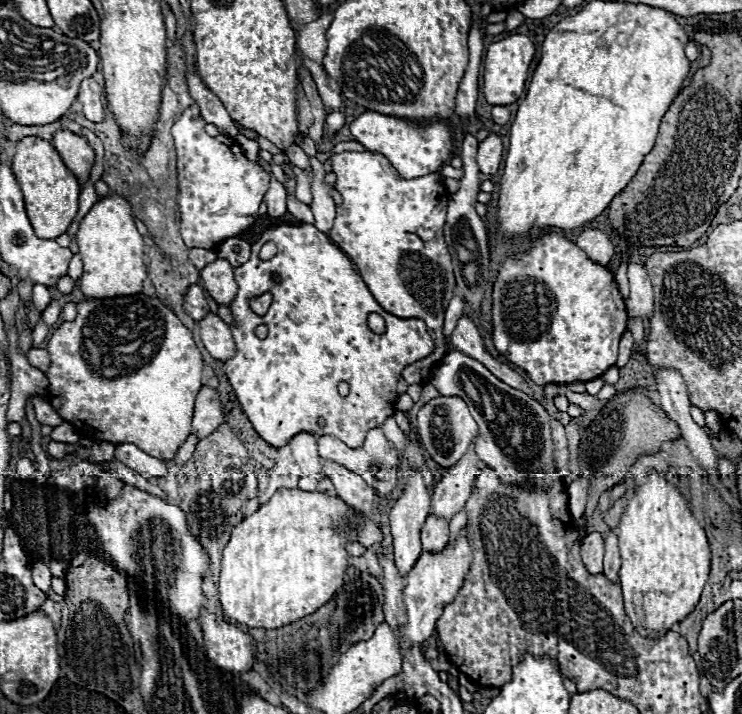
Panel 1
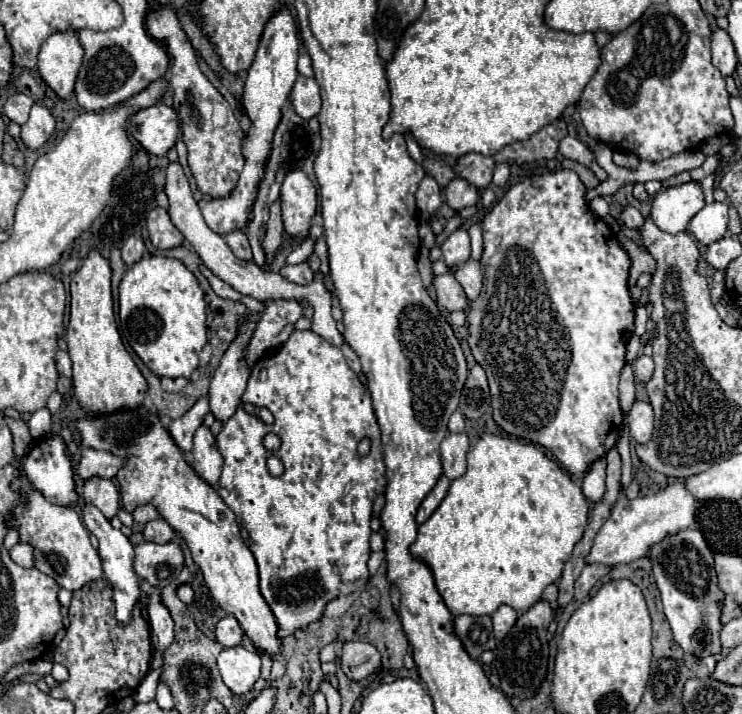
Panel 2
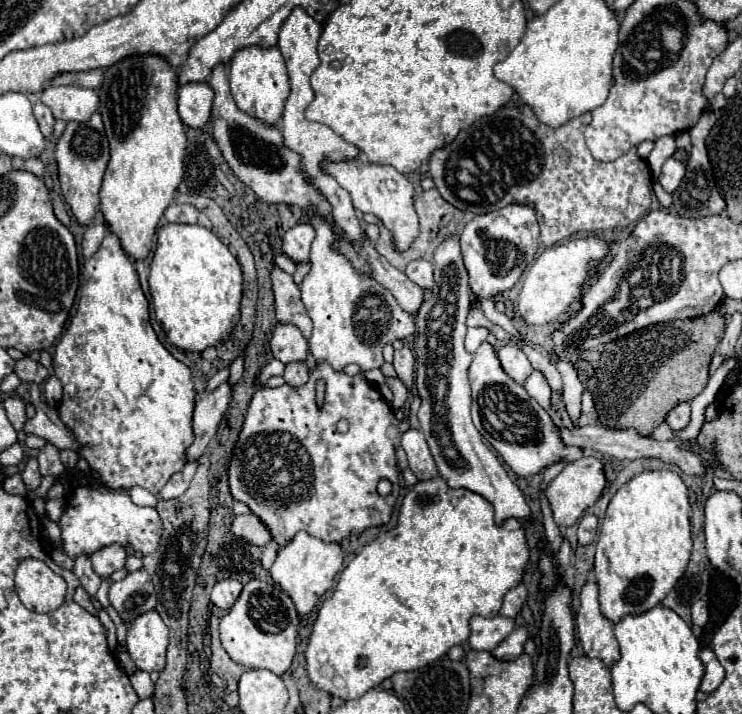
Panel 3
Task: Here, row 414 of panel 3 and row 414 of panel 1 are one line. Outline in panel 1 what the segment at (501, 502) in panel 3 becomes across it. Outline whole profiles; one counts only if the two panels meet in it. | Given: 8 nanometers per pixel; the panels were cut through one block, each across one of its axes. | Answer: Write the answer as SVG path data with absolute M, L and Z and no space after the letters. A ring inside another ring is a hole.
M458 396L432 398L418 412L418 428L420 428L420 438L424 444L424 450L442 468L452 468L454 464L458 464L458 460L468 450L468 446L474 442L474 436L478 436L478 426L474 422L474 418L470 416L466 402Z

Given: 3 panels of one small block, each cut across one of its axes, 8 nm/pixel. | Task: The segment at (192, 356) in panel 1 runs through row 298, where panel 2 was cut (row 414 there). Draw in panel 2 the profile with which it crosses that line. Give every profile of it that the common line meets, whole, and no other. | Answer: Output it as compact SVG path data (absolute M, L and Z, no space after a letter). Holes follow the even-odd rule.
M142 404L138 408L122 408L110 414L92 414L78 420L76 430L80 434L82 448L104 450L126 460L116 474L116 480L122 486L124 510L134 512L138 506L152 504L160 516L186 540L192 558L220 608L234 614L252 642L264 648L272 660L280 660L282 644L276 636L278 626L270 606L260 594L258 566L250 548L240 536L236 516L218 496L216 488L202 480L186 462L160 414Z

